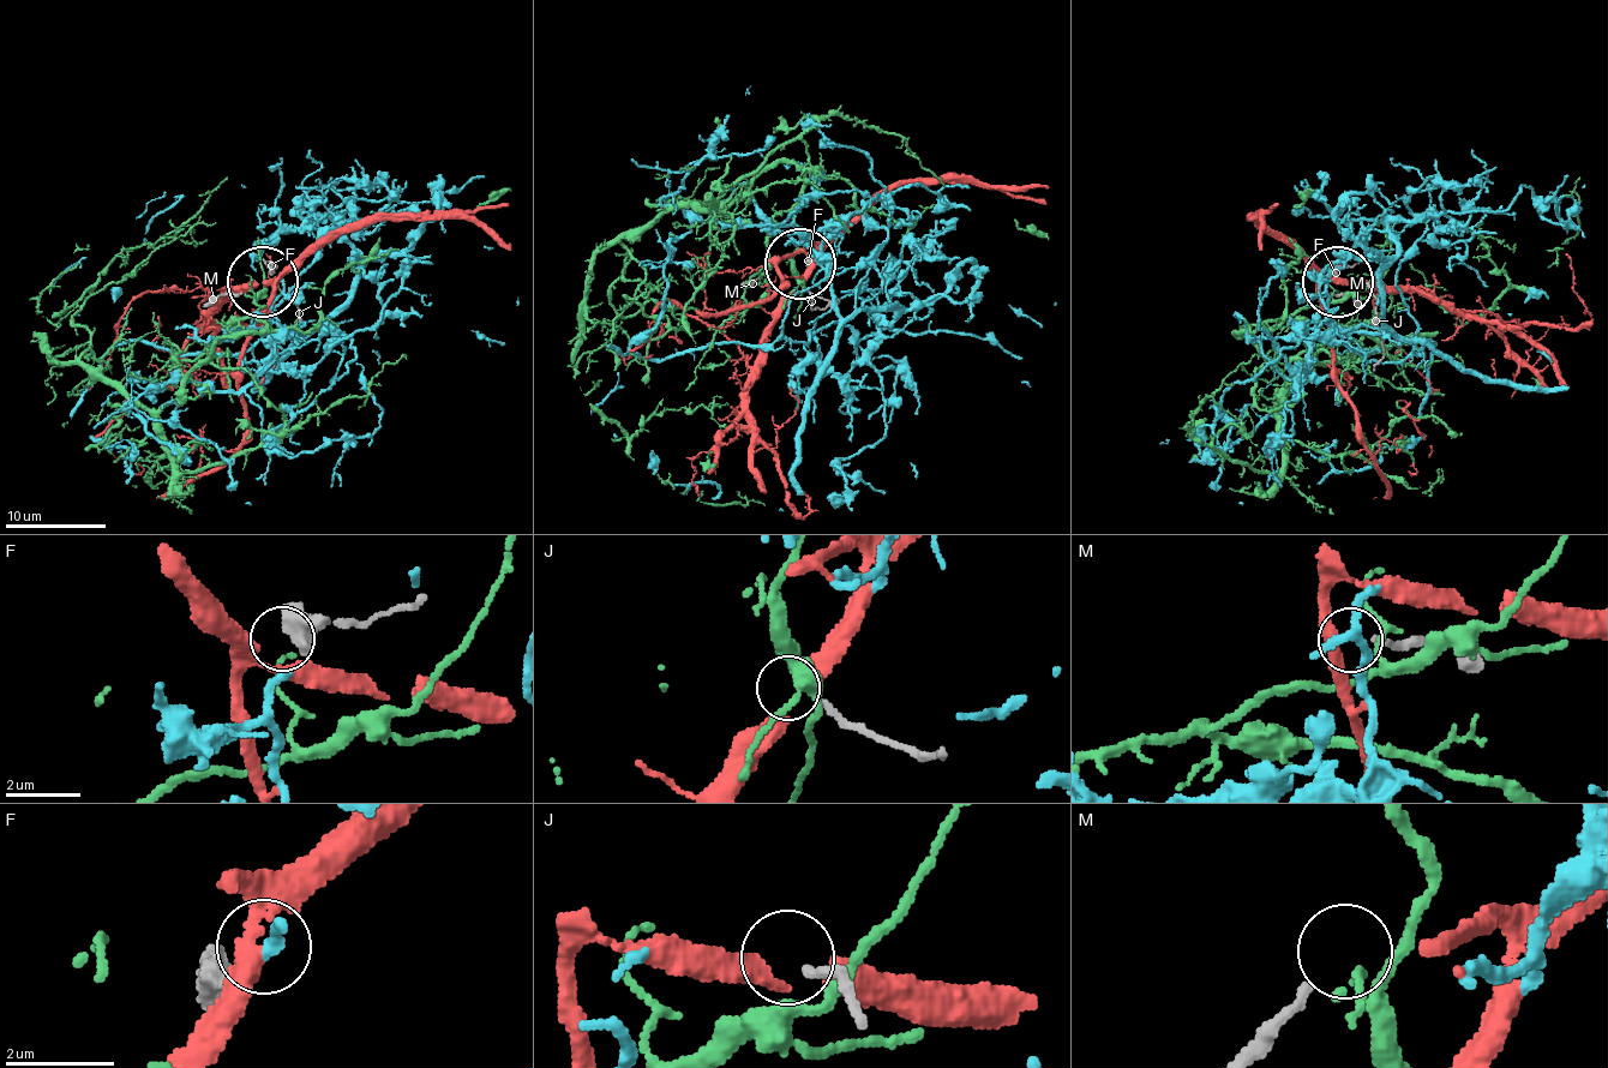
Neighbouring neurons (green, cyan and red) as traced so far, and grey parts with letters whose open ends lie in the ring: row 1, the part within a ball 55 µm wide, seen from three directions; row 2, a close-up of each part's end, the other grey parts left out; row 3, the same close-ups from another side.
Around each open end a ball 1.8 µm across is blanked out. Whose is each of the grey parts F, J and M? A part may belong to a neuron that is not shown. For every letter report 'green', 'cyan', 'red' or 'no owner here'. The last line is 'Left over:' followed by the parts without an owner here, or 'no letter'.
F: cyan
J: no owner here
M: no owner here
Left over: J, M

